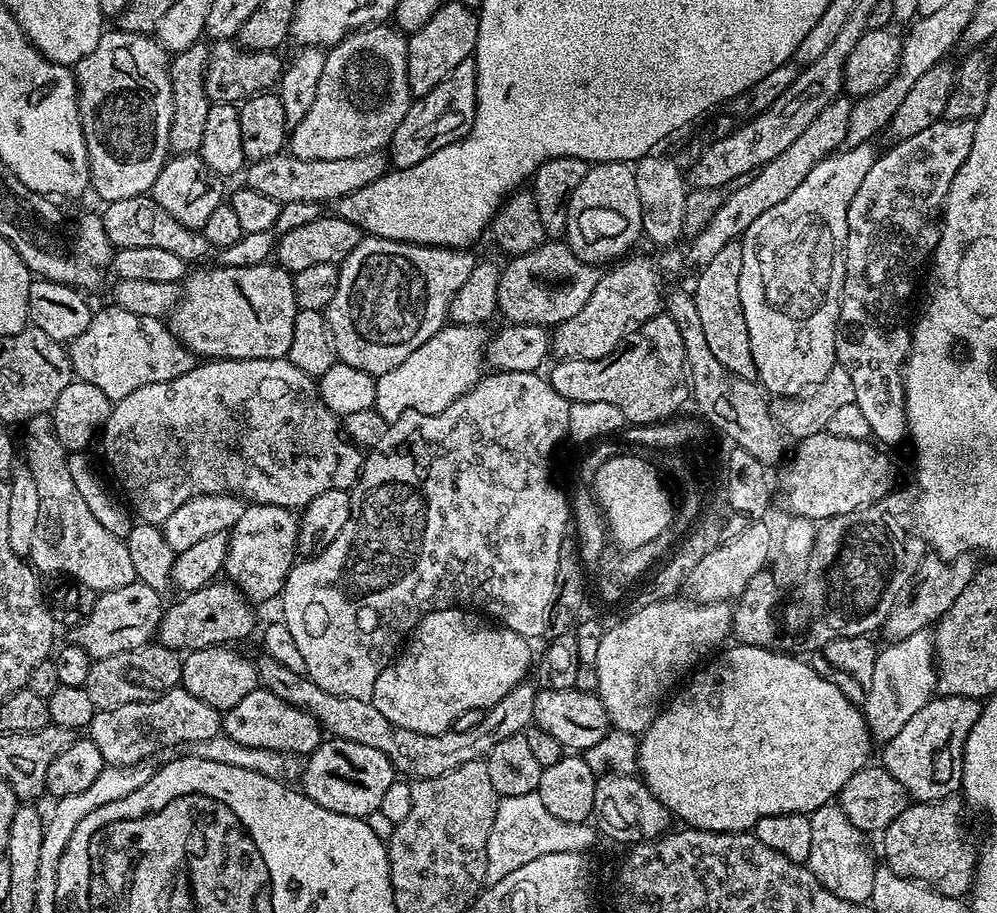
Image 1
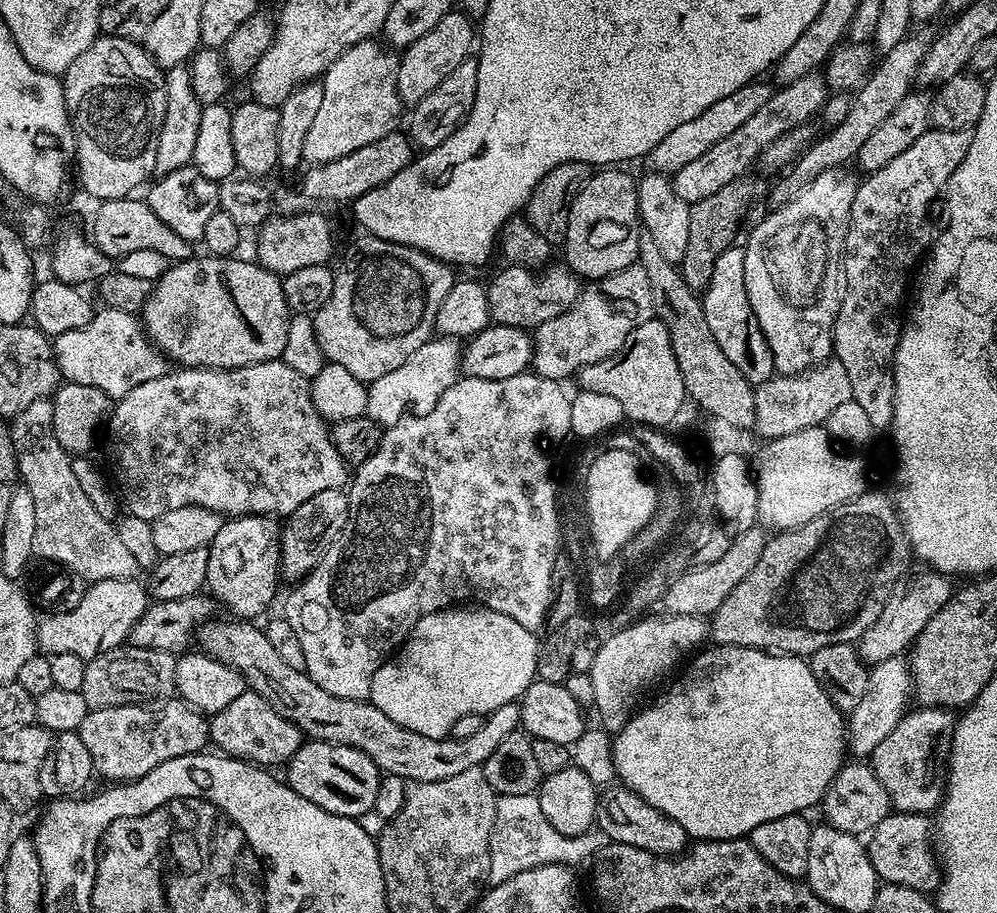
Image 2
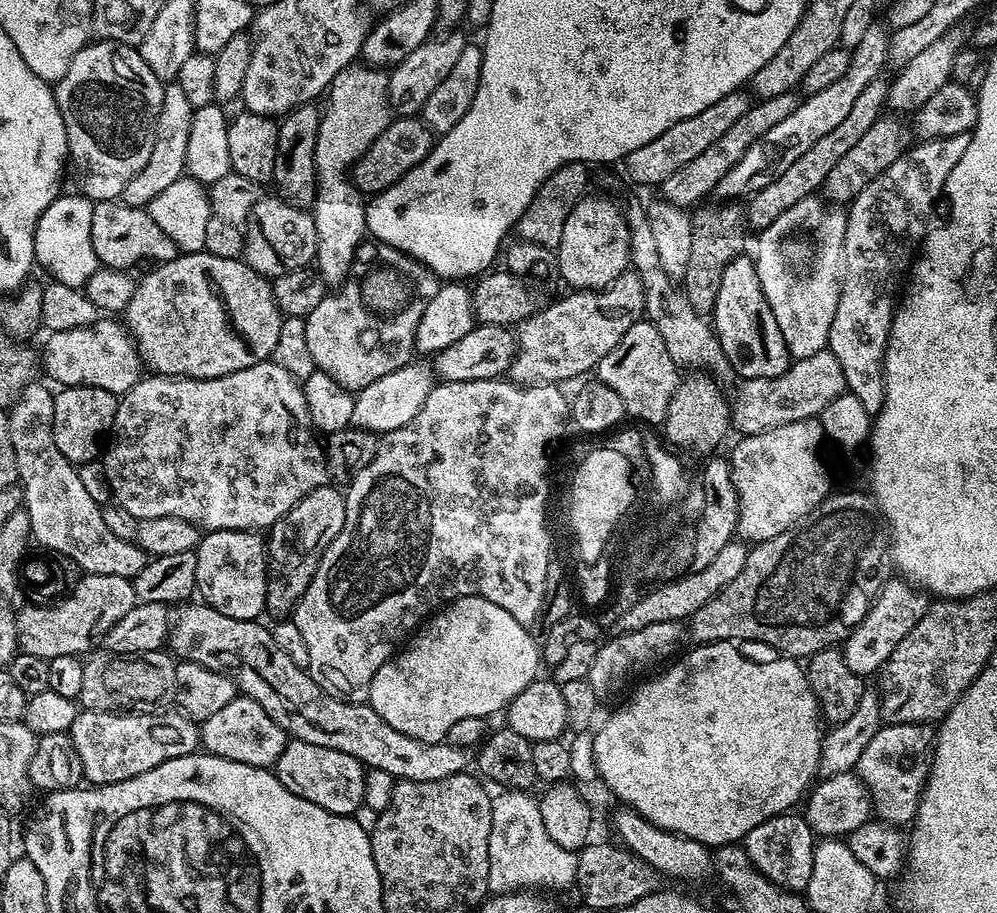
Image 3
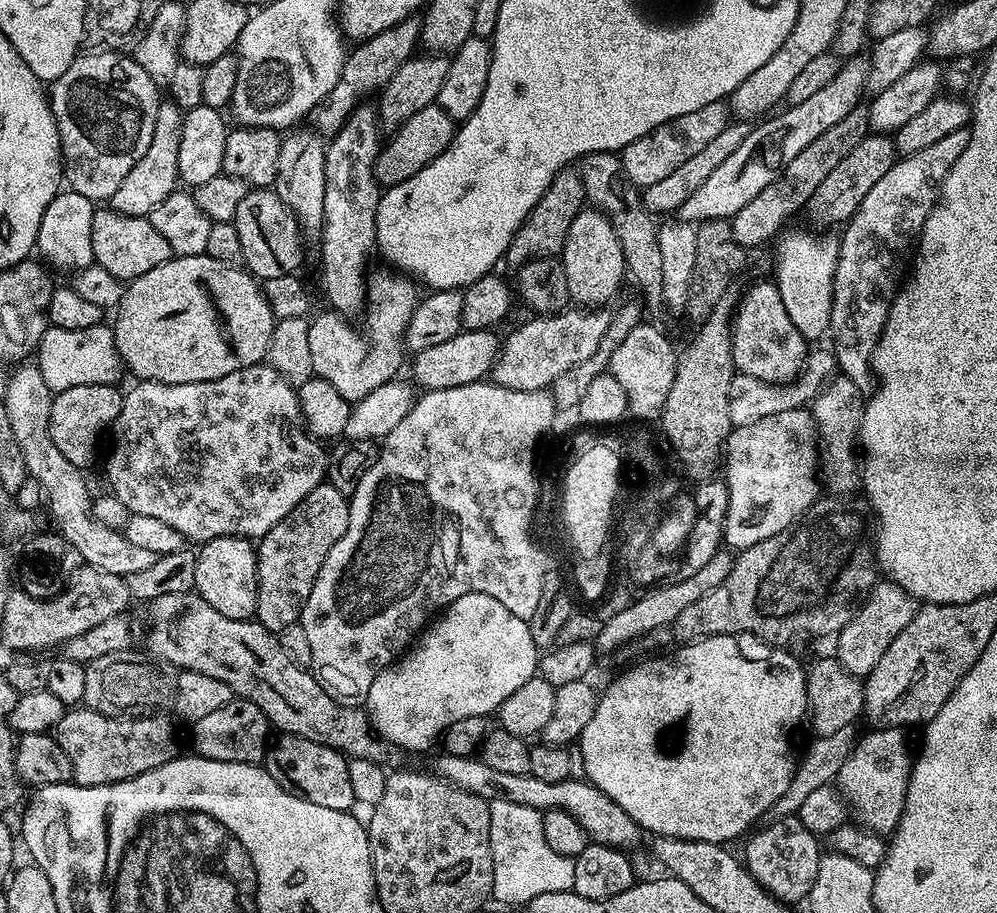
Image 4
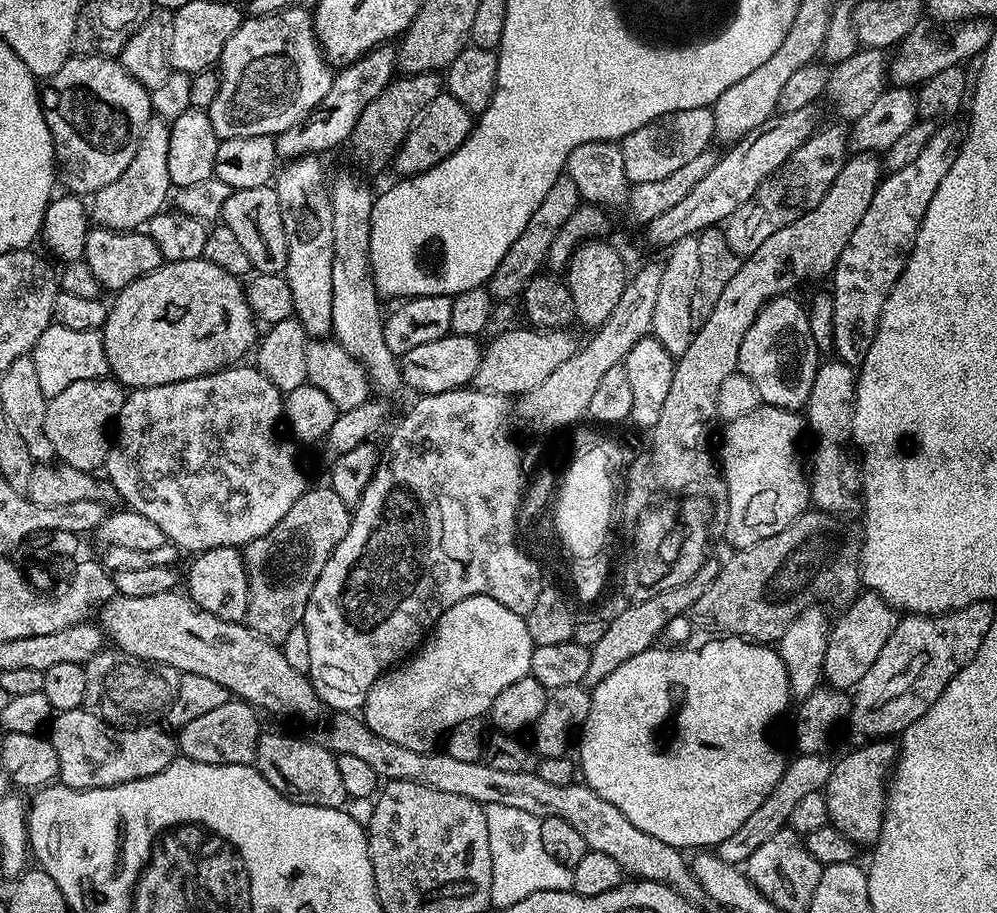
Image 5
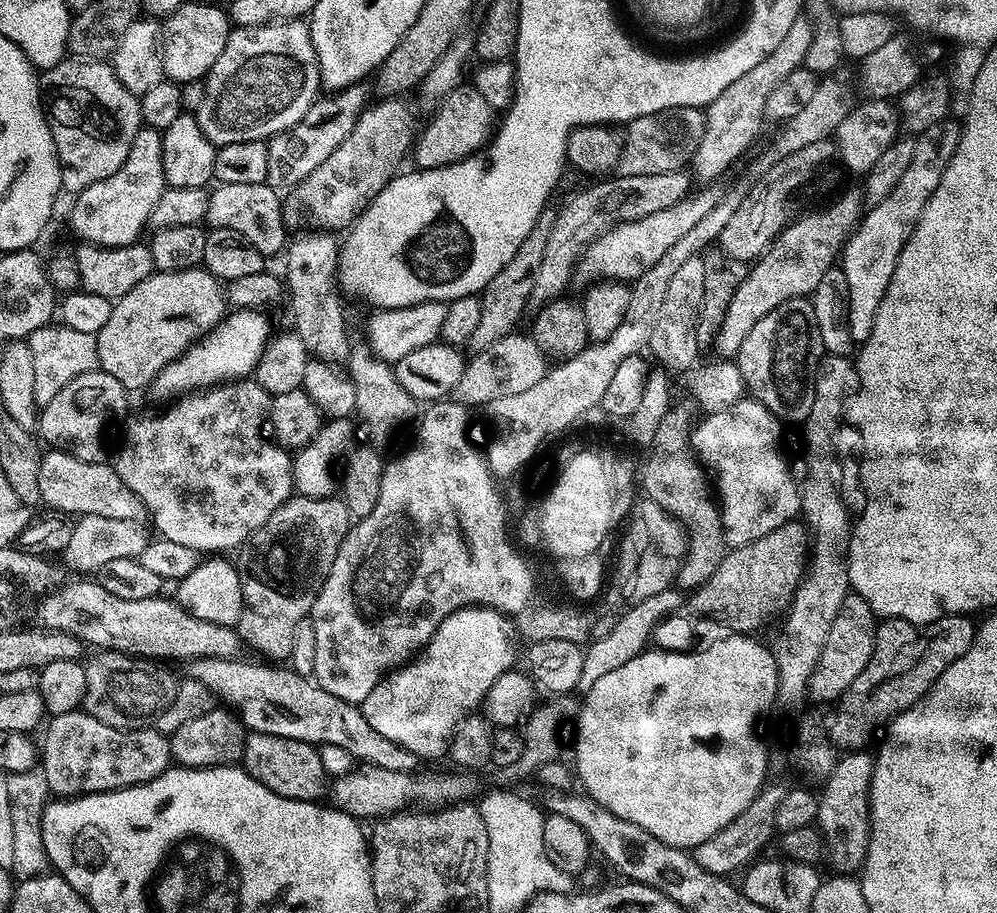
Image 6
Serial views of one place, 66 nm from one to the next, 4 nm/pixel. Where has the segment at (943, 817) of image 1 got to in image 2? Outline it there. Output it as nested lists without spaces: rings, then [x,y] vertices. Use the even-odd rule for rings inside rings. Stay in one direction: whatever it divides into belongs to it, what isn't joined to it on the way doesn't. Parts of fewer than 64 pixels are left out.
[[[889,812],[878,826],[872,829],[866,840],[868,857],[877,877],[884,884],[910,887],[925,894],[935,893],[940,887],[941,869],[934,851],[934,828],[929,817],[919,812]]]

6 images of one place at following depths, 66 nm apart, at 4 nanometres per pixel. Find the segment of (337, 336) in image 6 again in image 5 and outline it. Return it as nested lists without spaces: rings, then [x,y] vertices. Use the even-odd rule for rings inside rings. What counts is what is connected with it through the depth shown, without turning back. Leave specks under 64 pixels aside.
[[[316,156],[287,161],[274,178],[283,220],[290,223],[284,275],[293,295],[295,317],[311,339],[329,337],[333,326],[334,216],[328,180],[318,161]]]

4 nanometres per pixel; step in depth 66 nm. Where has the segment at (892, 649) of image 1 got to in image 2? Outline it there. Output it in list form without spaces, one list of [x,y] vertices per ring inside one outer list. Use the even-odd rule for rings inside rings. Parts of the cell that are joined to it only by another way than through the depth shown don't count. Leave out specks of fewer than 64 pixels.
[[[903,655],[894,656],[886,661],[871,665],[866,694],[862,694],[858,706],[846,716],[846,748],[853,757],[871,757],[874,746],[898,726],[898,722],[909,711],[910,701],[913,699],[912,670],[909,661]],[[909,700],[909,704],[908,704]]]

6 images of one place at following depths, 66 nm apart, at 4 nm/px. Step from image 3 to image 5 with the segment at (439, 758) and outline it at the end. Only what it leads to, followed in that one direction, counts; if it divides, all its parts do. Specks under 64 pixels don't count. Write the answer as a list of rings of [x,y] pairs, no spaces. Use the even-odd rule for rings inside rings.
[[[183,591],[149,594],[147,598],[130,598],[117,594],[100,605],[98,615],[98,624],[105,637],[111,643],[113,640],[116,643],[113,645],[119,651],[134,658],[174,666],[179,673],[193,672],[211,678],[214,682],[222,682],[222,686],[226,686],[226,690],[233,697],[247,700],[253,708],[265,708],[276,716],[301,716],[304,720],[312,720],[320,712],[322,696],[317,685],[305,673],[294,670],[290,662],[286,662],[283,651],[277,645],[250,630],[247,623],[235,624],[202,610],[202,606],[195,604],[192,597]]]

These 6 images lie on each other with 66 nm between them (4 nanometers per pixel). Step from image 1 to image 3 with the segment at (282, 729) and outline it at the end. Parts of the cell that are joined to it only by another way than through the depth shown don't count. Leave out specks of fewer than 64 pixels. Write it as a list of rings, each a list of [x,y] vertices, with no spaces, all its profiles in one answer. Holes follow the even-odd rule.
[[[238,694],[223,710],[210,714],[210,718],[199,721],[200,748],[207,755],[226,758],[230,762],[242,762],[246,766],[271,769],[278,762],[278,754],[286,750],[290,739],[288,733],[258,706],[249,696]]]

